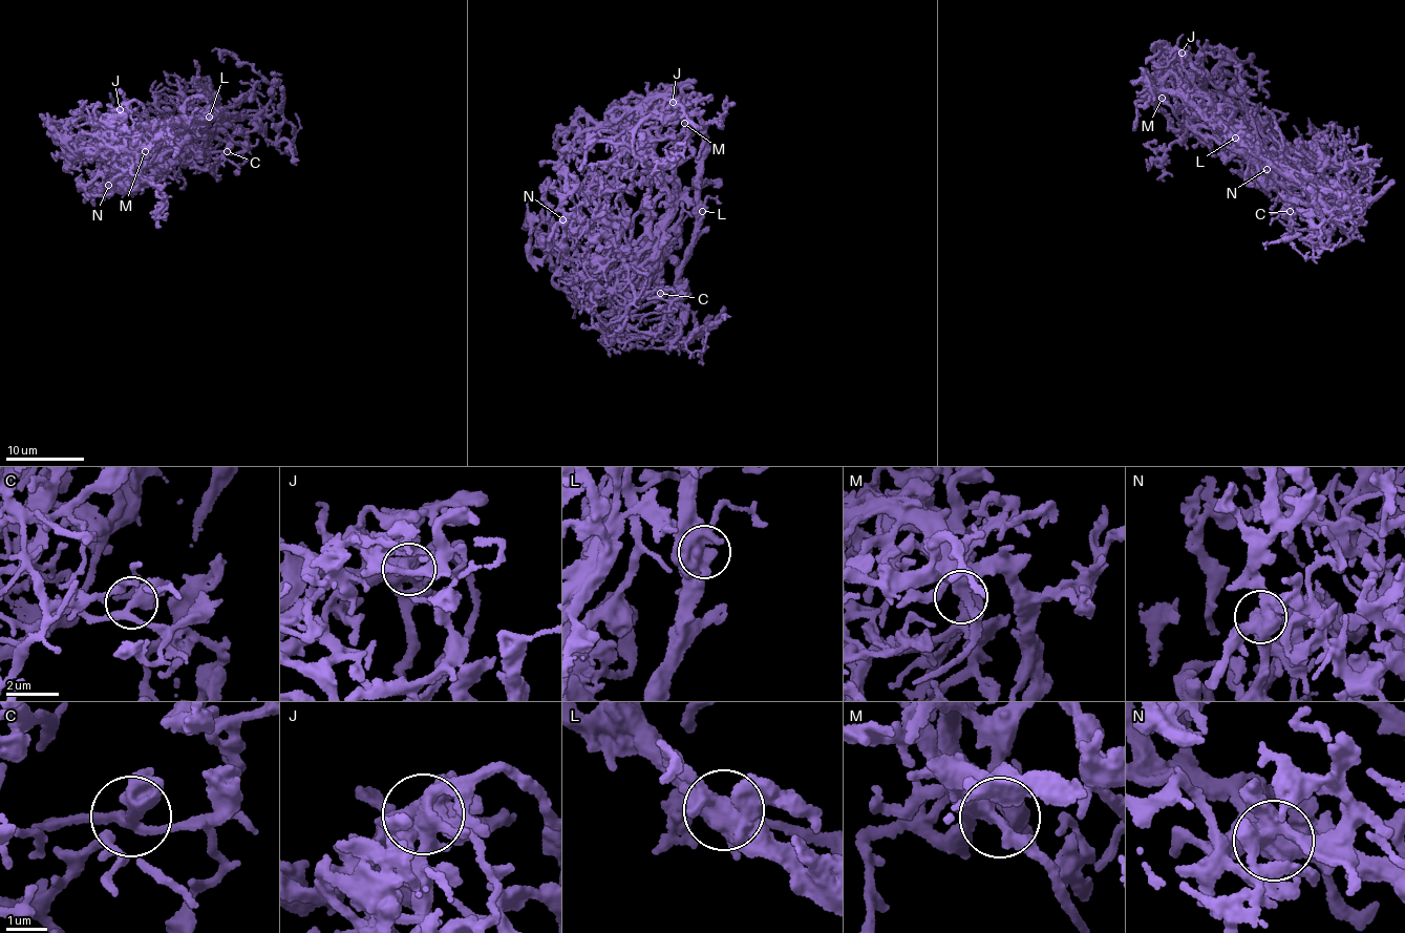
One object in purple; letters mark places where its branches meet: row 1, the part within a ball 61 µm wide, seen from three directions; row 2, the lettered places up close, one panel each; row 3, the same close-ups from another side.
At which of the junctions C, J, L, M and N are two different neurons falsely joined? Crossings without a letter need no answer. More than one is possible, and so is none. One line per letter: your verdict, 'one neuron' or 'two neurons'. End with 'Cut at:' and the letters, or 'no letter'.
C: one neuron
J: one neuron
L: one neuron
M: one neuron
N: one neuron
Cut at: no letter

